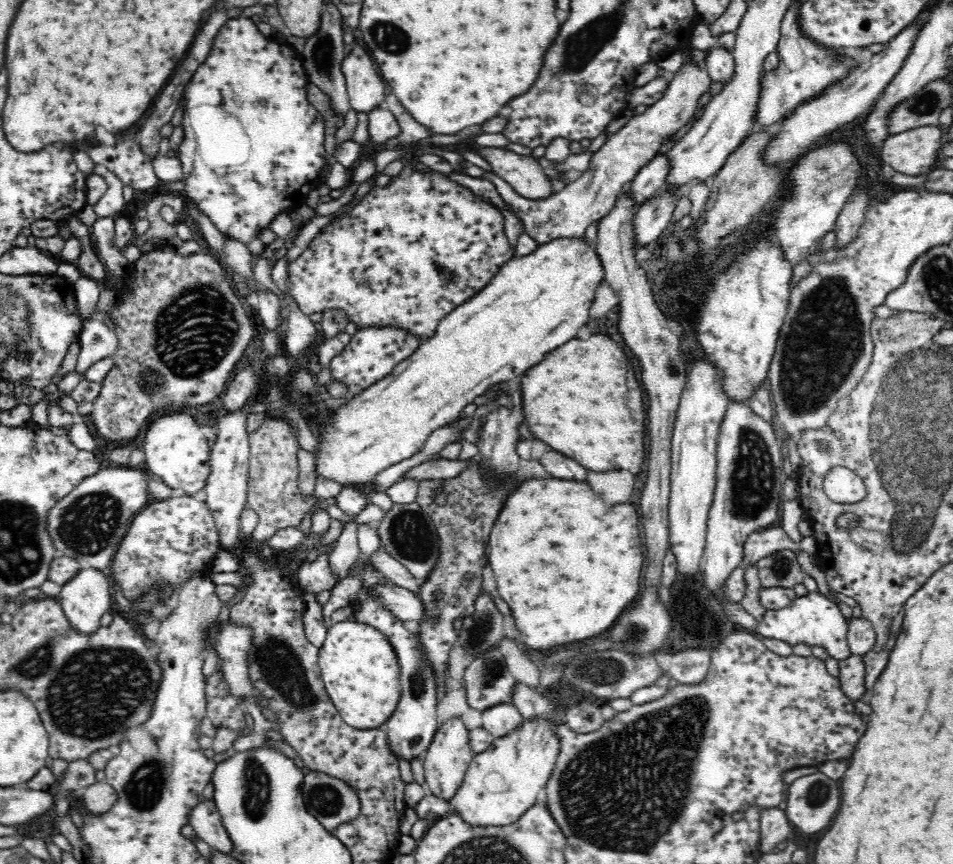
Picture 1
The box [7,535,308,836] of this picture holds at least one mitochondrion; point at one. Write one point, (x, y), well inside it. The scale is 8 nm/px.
(90, 688)

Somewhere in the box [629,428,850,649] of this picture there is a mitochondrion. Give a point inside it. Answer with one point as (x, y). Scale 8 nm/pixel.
(697, 606)

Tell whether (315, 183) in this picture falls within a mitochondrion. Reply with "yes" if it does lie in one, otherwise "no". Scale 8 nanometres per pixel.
no

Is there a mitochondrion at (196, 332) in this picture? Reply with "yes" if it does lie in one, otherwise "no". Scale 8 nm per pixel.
yes

